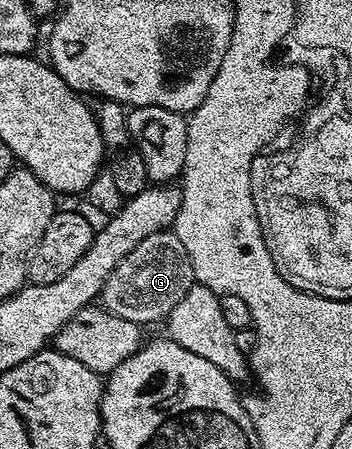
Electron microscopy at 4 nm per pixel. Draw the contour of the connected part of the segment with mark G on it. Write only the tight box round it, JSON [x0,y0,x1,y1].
[102,230,197,325]

